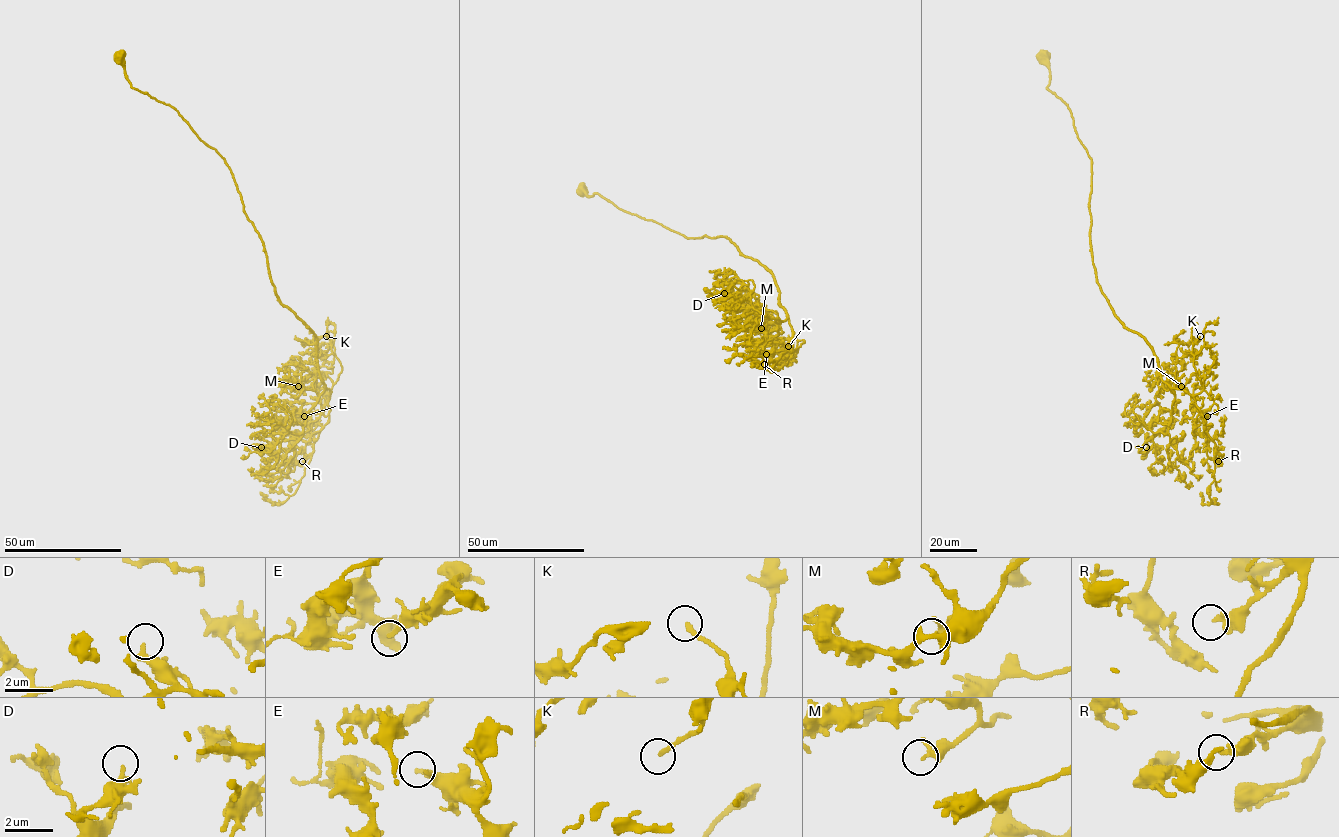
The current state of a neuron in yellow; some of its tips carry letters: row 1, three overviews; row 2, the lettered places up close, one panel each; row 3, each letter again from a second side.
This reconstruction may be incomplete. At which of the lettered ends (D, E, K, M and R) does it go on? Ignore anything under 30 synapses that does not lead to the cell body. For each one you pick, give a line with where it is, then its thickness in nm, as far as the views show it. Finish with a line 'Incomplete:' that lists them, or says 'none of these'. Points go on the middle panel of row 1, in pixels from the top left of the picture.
K: place (788, 346); calibre 180 nm
M: place (761, 328); calibre 240 nm
Incomplete: K, M

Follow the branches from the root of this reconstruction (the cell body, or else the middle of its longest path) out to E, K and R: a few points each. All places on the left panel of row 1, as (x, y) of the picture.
E: (119, 57), (131, 86), (172, 106), (230, 169), (275, 293), (316, 338), (329, 421), (312, 433), (304, 416)
K: (119, 57), (132, 87), (172, 106), (223, 159), (275, 293), (316, 338), (329, 394), (342, 366), (326, 336)
R: (119, 57), (132, 87), (172, 106), (223, 159), (263, 243), (275, 293), (316, 338), (330, 411), (302, 461)

